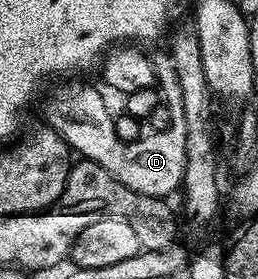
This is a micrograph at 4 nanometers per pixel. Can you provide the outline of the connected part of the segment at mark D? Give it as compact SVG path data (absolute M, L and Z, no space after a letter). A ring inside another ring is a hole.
M79 80L74 82L77 83L64 83L65 86L54 92L45 108L46 125L57 131L76 155L99 164L133 192L162 198L176 193L187 168L188 117L185 116L185 104L182 104L179 116L169 112L170 127L140 135L137 141L123 141L117 136L114 113L109 112L102 94L89 84L81 84Z

